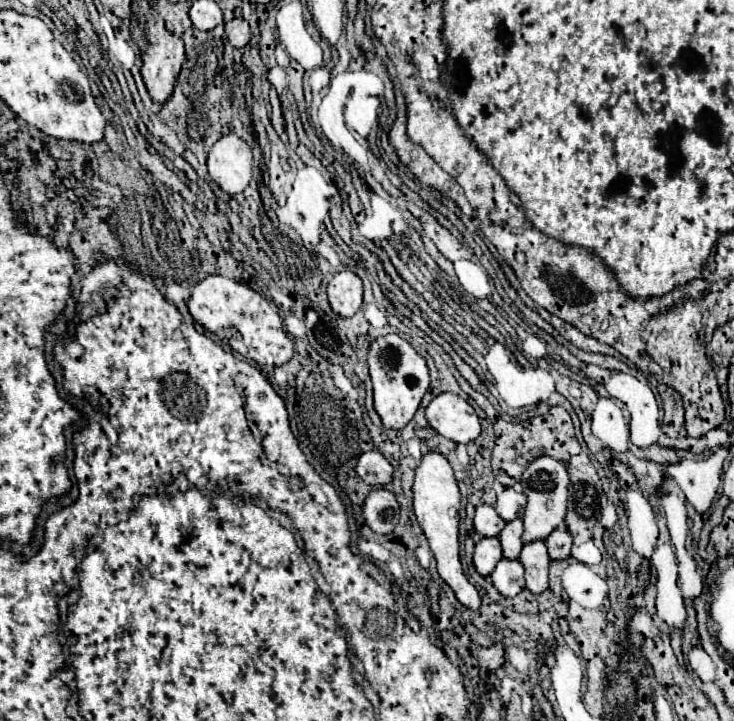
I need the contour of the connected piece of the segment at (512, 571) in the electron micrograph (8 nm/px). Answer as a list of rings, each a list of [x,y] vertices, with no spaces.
[[[501,559],[497,567],[491,573],[491,581],[497,587],[497,591],[505,597],[515,597],[517,593],[523,591],[525,587],[525,577],[523,577],[523,565],[519,559],[507,561]]]

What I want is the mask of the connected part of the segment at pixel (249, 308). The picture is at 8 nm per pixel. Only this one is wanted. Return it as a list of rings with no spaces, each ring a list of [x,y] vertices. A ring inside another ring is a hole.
[[[209,275],[193,287],[193,295],[187,305],[195,321],[215,333],[219,341],[227,343],[245,359],[251,359],[259,365],[277,367],[293,357],[293,341],[283,331],[277,307],[247,285],[225,279],[221,275]]]

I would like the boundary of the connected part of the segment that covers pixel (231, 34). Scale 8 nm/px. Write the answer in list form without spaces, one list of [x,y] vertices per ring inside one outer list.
[[[233,19],[225,25],[227,39],[233,47],[245,47],[251,41],[251,29],[245,19]]]

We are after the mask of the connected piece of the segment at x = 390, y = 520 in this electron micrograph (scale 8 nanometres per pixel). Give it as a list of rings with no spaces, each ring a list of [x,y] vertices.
[[[377,487],[371,489],[371,493],[367,495],[363,505],[363,515],[367,525],[375,533],[385,535],[391,533],[399,521],[399,503],[391,491]]]

